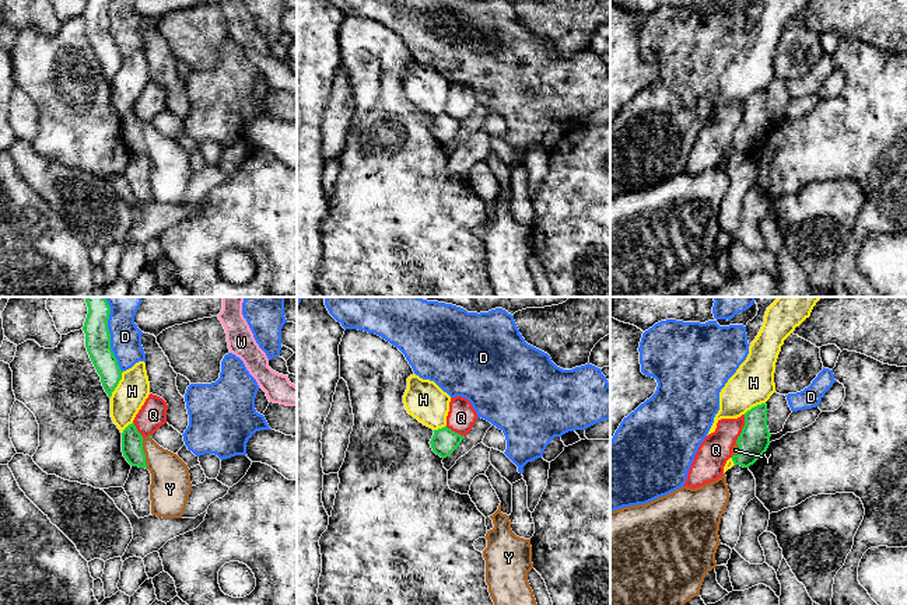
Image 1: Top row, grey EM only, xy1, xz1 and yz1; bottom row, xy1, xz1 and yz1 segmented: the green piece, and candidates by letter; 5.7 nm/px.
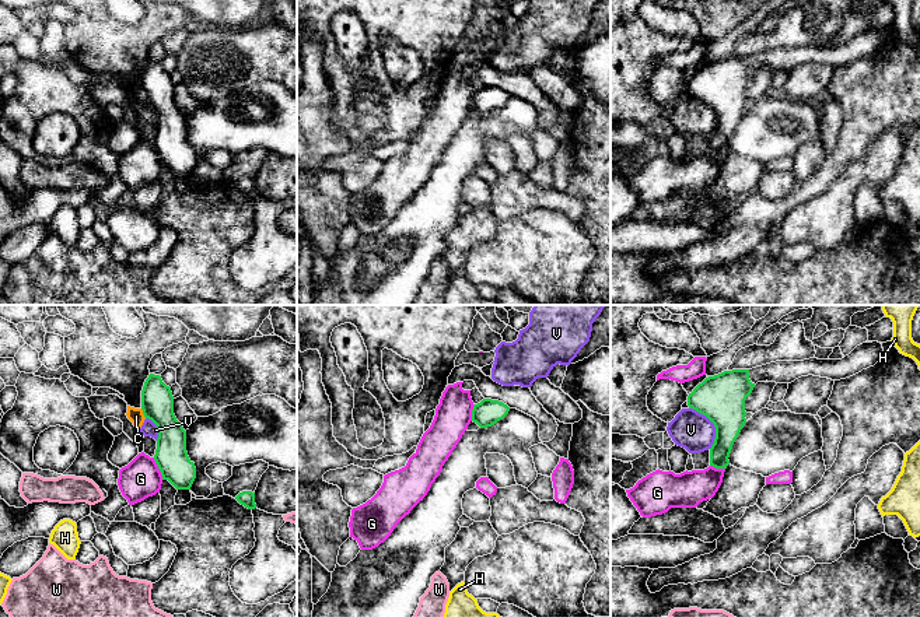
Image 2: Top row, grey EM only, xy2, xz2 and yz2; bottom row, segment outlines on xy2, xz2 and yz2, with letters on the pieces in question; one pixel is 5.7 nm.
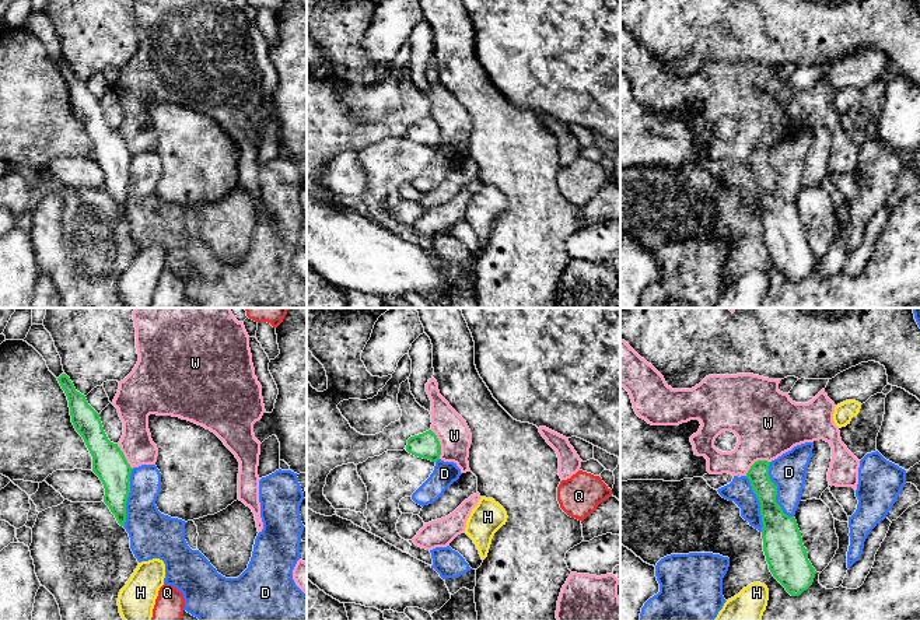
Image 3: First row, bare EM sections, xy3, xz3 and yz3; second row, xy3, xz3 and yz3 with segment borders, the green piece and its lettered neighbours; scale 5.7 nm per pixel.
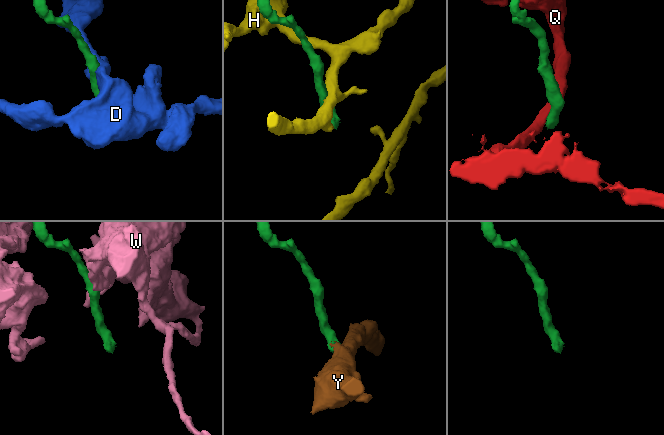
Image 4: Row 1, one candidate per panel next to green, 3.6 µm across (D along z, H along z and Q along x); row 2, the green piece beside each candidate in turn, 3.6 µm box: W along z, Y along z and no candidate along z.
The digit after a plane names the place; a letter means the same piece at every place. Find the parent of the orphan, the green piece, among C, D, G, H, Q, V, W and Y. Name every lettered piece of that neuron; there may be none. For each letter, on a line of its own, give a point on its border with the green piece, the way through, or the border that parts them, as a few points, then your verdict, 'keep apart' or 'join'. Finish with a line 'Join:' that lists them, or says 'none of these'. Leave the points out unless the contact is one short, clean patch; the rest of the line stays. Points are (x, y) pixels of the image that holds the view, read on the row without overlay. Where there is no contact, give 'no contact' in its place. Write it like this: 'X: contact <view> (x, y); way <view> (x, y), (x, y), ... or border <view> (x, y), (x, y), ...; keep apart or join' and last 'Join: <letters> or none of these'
C: contact xy2 (143, 100); border xy2 (140, 95), (146, 104); keep apart
D: contact yz3 (776, 178); keep apart
G: contact xy2 (158, 154); keep apart
H: contact xy1 (116, 72); keep apart
Q: contact yz1 (742, 115); border yz1 (745, 101), (742, 118), (735, 128); keep apart
V: contact yz2 (713, 109); border yz2 (689, 94), (702, 100), (713, 111), (714, 129), (710, 135); keep apart
W: contact xz3 (438, 130); border xz3 (430, 116), (438, 128), (440, 144); keep apart
Y: contact xy1 (143, 139); way xy1 (132, 128), (143, 139), (170, 165), (171, 172); join
Join: Y

